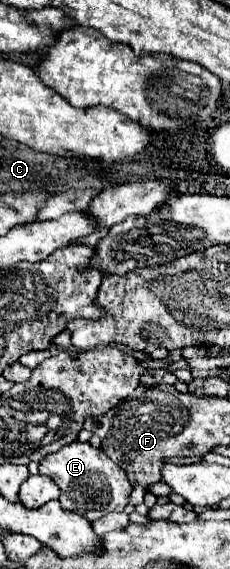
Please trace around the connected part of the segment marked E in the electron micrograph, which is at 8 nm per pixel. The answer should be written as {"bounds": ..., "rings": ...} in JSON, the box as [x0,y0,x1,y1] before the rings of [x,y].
{"bounds":[39,443,133,521],"rings":[[[69,443],[67,447],[51,453],[39,461],[39,473],[51,477],[61,489],[59,503],[65,511],[83,515],[87,521],[95,521],[111,511],[123,511],[129,503],[129,495],[133,491],[125,471],[107,459],[101,449],[91,447],[91,443]]]}

